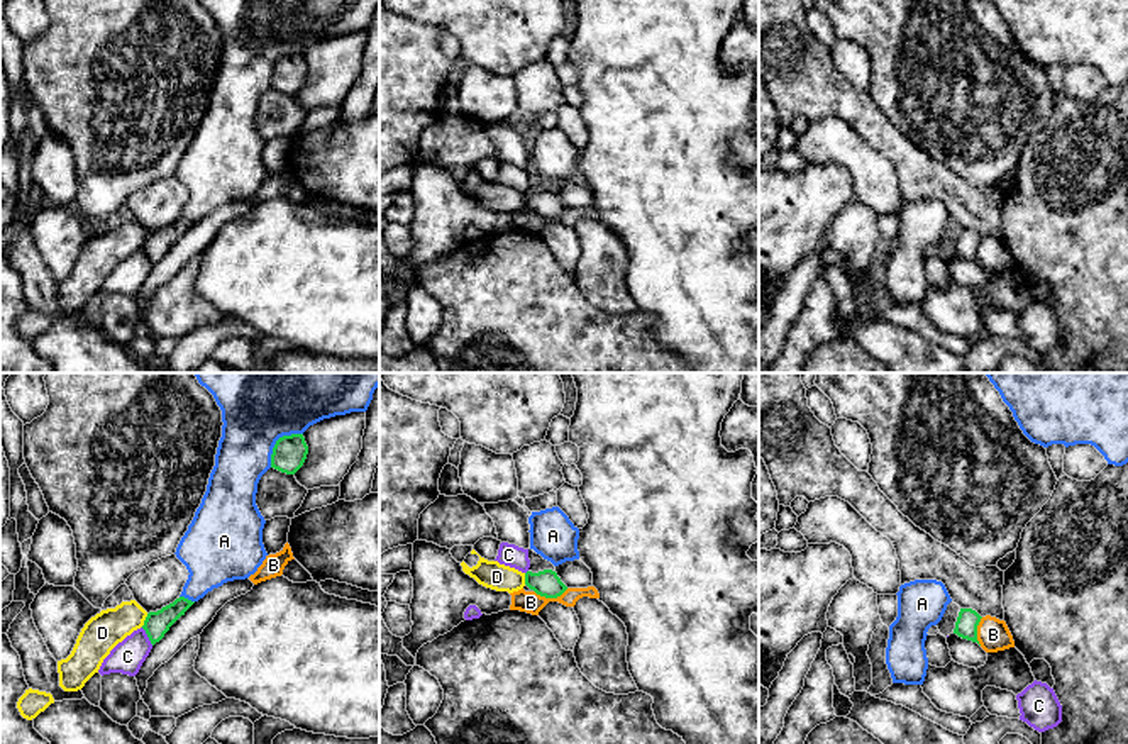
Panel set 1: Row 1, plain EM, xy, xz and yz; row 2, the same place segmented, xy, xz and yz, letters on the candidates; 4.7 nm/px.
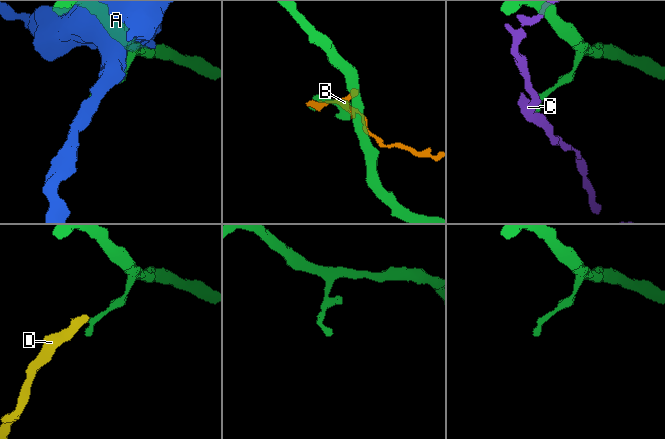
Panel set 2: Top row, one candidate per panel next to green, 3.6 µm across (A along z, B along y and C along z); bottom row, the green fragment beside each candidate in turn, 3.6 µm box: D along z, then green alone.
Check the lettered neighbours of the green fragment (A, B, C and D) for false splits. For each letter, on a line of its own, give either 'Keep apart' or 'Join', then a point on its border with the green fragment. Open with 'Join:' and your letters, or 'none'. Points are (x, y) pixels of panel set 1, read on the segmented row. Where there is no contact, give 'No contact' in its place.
Join: none
A: Keep apart. Touches green at xy (276, 441)
B: Keep apart. Touches green at xz (551, 597)
C: Keep apart. Touches green at xy (148, 636)
D: Keep apart. Touches green at xy (144, 621)

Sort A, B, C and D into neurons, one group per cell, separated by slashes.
A / B / C / D

